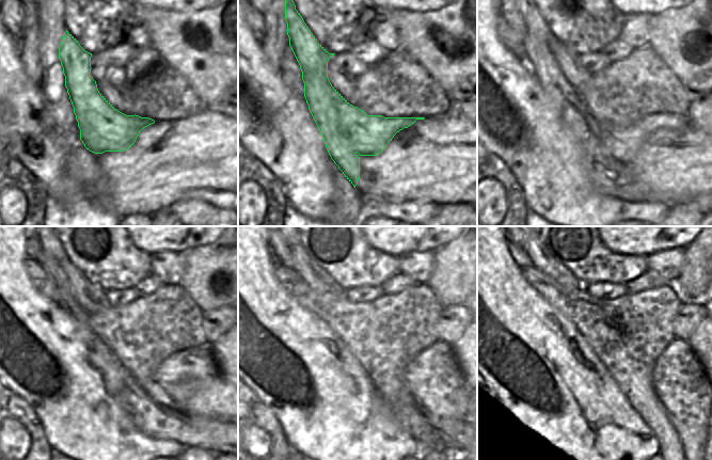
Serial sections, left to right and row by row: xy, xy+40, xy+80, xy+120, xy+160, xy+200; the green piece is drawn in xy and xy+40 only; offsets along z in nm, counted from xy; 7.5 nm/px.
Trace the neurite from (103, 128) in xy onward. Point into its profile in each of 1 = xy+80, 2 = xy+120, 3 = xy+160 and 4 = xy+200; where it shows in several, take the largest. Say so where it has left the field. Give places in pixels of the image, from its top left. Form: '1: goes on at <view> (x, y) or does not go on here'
1: goes on at xy+80 (622, 143)
2: goes on at xy+120 (190, 369)
3: goes on at xy+160 (433, 377)
4: goes on at xy+200 (679, 381)

